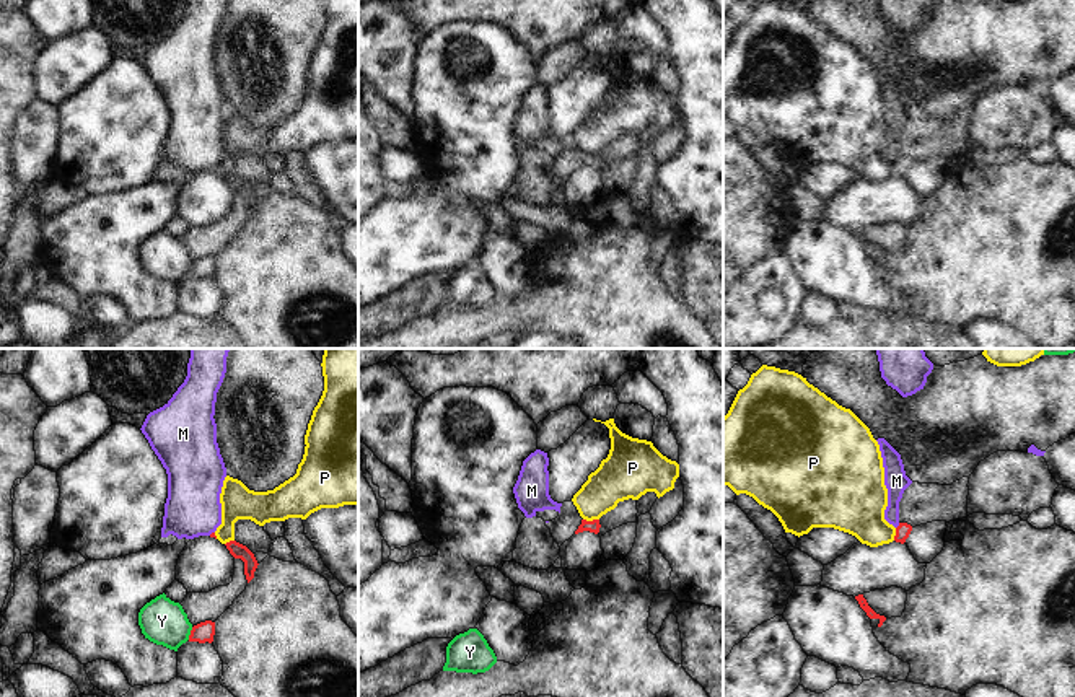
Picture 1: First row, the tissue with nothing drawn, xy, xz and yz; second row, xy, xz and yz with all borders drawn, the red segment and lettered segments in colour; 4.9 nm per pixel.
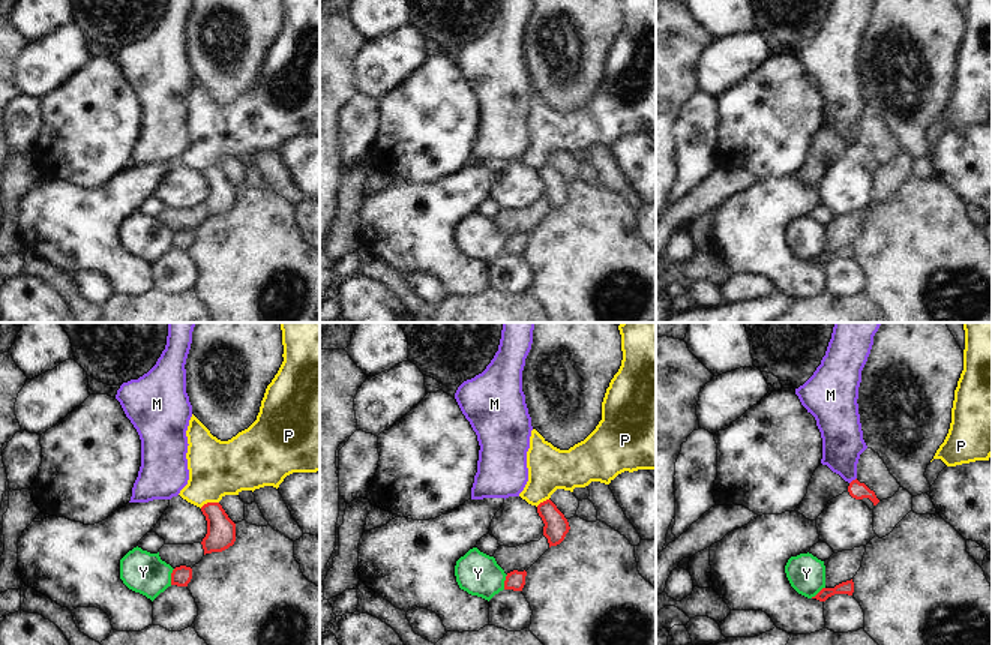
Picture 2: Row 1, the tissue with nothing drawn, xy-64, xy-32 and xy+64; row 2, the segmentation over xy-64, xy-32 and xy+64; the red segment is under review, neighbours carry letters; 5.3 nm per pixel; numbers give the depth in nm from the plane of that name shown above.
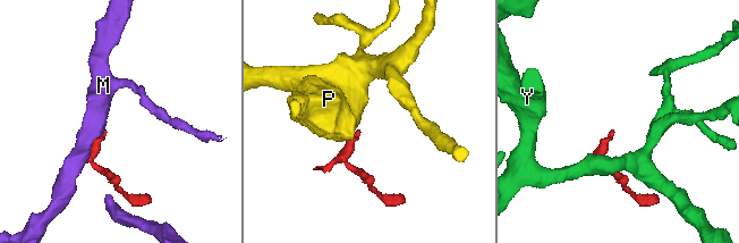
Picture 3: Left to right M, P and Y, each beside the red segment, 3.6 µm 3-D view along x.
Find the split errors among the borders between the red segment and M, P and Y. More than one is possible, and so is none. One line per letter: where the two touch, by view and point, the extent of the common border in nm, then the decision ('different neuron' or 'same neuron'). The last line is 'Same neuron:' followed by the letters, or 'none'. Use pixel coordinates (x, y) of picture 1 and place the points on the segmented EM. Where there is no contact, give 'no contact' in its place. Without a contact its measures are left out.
M: yz (898, 526) | 40 nm | different neuron
P: xz (593, 520) | 80 nm | different neuron
Y: xy (191, 634) | 70 nm | different neuron
Same neuron: none

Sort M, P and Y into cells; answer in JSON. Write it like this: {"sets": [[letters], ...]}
{"sets": [["M"], ["P"], ["Y"]]}

